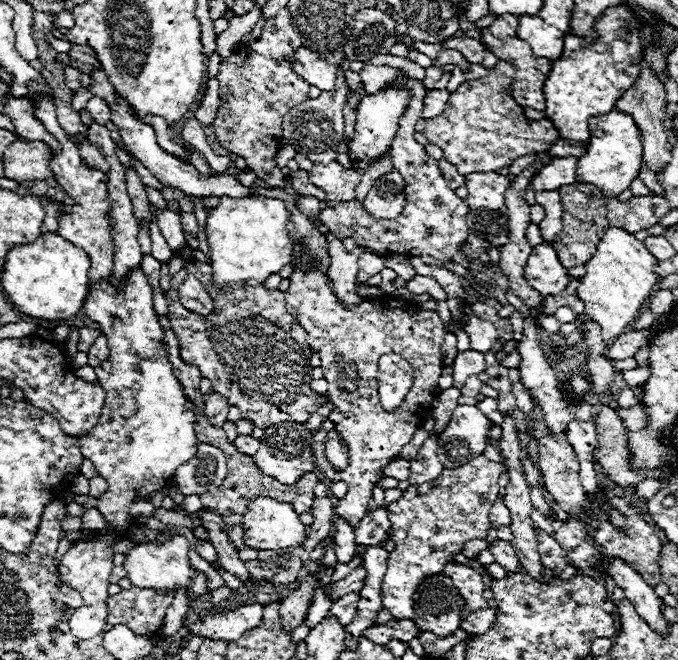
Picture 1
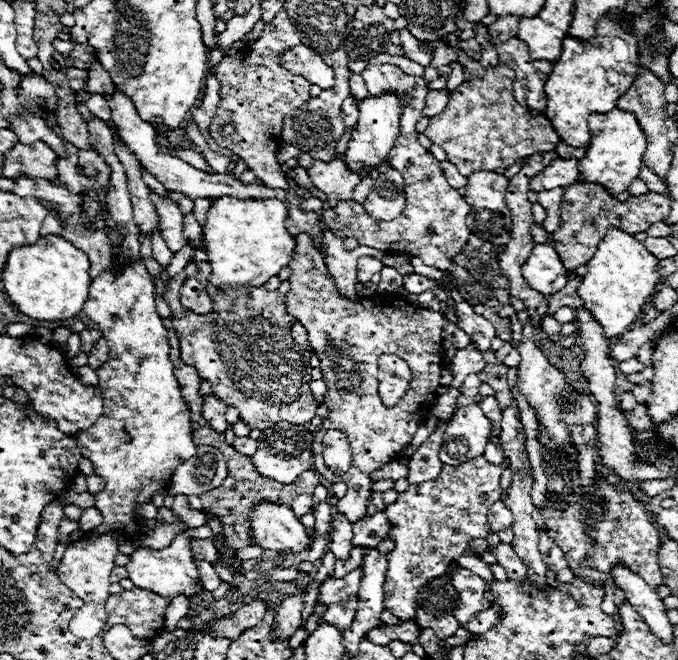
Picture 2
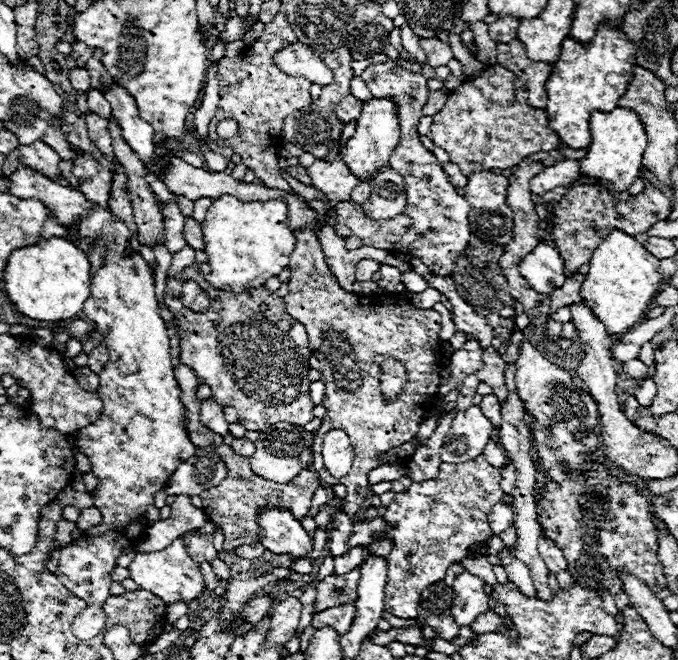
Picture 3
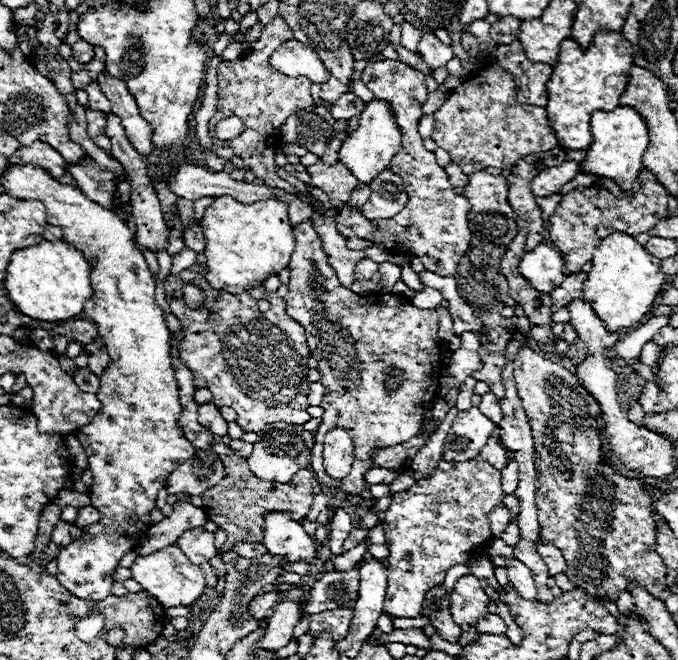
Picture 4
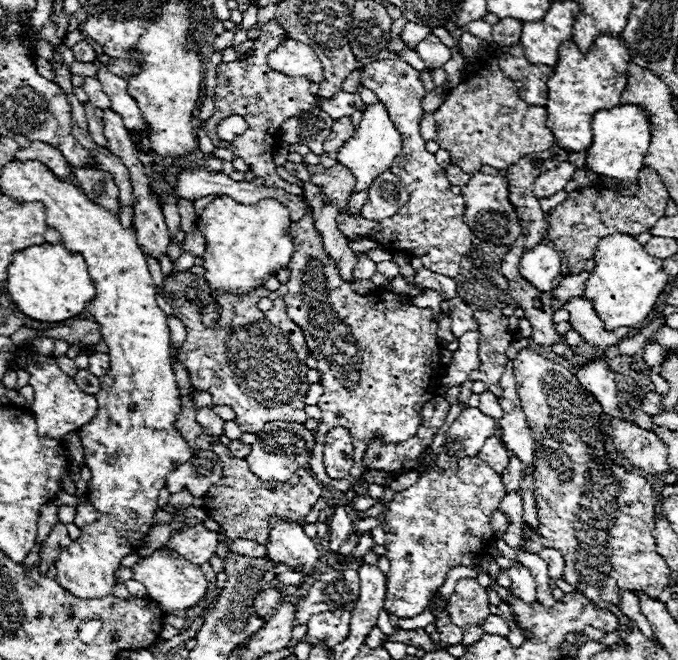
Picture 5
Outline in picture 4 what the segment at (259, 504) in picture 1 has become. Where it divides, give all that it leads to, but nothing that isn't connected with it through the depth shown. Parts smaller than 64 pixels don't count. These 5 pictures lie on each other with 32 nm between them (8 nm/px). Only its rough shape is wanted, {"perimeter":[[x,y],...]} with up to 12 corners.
{"perimeter":[[284,512],[264,516],[272,556],[312,560],[316,548],[298,520]]}

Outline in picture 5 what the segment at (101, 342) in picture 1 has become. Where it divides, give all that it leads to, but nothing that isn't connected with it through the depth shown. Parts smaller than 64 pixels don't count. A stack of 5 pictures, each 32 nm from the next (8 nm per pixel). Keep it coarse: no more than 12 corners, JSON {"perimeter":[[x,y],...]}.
{"perimeter":[[104,352],[90,354],[90,372],[104,376],[110,358]]}

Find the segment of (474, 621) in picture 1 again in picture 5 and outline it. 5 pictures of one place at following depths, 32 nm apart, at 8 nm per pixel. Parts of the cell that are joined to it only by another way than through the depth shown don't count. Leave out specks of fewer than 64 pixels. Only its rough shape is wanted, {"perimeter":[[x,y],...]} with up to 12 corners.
{"perimeter":[[488,616],[480,624],[486,634],[508,636],[508,624],[500,616]]}

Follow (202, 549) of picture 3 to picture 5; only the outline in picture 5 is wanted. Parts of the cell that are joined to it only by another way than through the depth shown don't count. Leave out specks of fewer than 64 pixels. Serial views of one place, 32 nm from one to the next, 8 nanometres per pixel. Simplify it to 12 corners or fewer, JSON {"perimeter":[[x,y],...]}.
{"perimeter":[[202,524],[174,534],[188,562],[202,564],[216,554],[216,532]]}

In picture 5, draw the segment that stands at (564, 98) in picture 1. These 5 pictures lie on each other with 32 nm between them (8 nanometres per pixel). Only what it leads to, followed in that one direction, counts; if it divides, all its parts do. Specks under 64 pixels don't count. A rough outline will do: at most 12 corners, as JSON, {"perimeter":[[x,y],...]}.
{"perimeter":[[566,40],[548,80],[548,128],[568,152],[592,144],[592,116],[620,104],[630,48]]}

